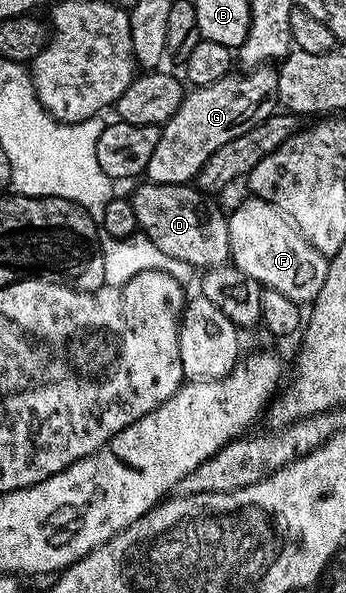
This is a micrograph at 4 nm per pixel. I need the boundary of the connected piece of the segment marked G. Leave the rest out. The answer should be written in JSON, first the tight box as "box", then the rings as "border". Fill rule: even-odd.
{"box":[143,66,278,184],"border":[[[262,66],[260,68],[251,68],[244,73],[246,76],[237,76],[230,74],[219,78],[219,82],[211,82],[202,88],[194,87],[186,91],[185,101],[175,110],[175,114],[161,125],[159,134],[159,143],[151,153],[151,162],[147,162],[143,176],[150,184],[188,184],[196,181],[199,170],[219,150],[219,146],[227,146],[231,138],[239,138],[239,134],[247,134],[251,126],[259,126],[263,118],[274,115],[278,107],[277,99],[277,68],[273,66]]]}

